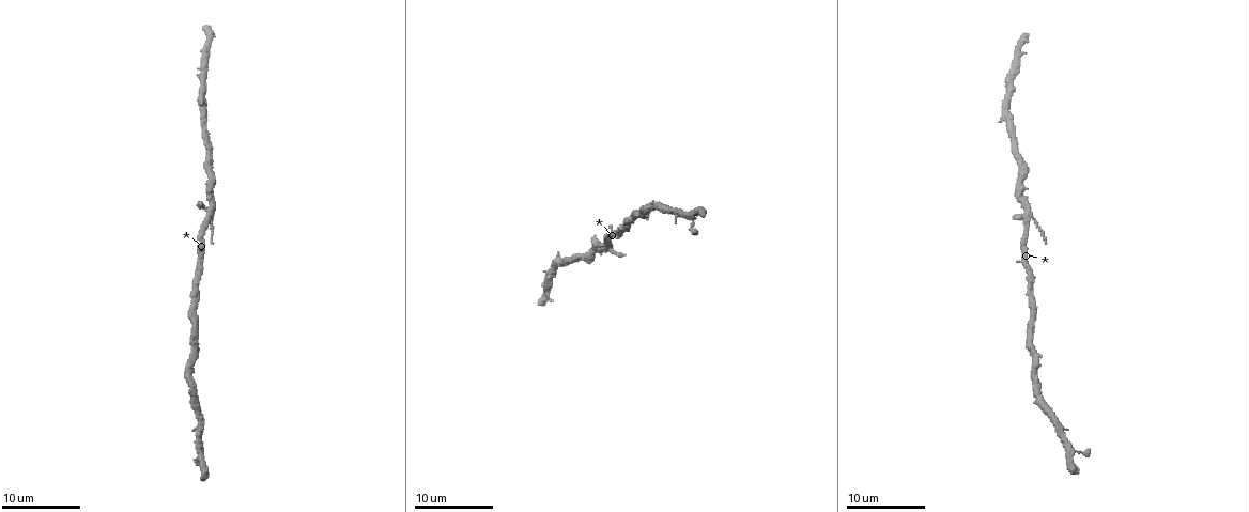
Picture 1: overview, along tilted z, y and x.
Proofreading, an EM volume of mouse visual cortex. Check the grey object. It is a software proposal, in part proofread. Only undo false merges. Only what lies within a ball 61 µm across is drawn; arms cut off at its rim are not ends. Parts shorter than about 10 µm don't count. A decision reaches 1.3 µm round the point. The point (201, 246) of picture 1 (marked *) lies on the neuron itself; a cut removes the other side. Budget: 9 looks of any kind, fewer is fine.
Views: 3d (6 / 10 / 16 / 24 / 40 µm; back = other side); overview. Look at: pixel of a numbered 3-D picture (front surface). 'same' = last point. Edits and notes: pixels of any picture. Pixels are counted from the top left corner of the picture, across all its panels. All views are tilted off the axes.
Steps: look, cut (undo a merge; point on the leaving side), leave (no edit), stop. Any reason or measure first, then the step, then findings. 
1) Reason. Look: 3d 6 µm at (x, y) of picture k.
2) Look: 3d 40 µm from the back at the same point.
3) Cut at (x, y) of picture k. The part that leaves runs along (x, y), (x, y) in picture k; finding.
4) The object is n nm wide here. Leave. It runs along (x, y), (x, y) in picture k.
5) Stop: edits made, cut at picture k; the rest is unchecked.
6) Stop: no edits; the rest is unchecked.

A narrow waist. Look: 3d 10 µm at (204, 108) of picture 1.

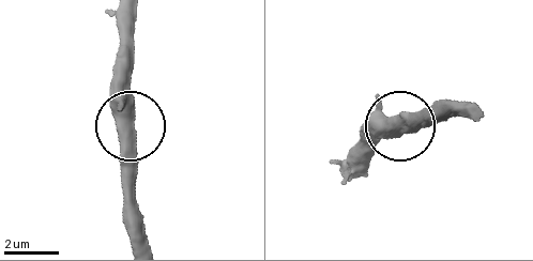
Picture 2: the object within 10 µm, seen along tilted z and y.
Look: 3d 10 µm from the back at (132, 131) of picture 2.

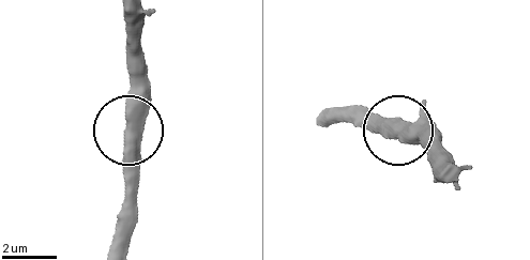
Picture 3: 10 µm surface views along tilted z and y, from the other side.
The object is 470 nm wide here. Leave. It runs along (117, 242), (134, 63) in picture 3; all the same neuron.

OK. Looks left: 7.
Thin neck. Look: 3d 10 µm at (1023, 198) of picture 1.

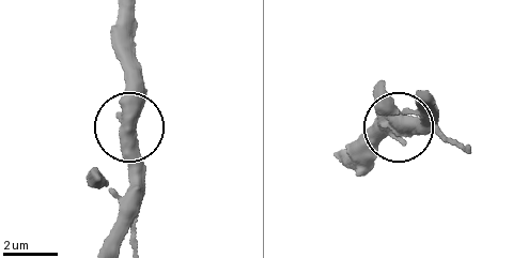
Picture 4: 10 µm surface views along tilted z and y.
Look: 3d 6 µm at (399, 127) of picture 4.

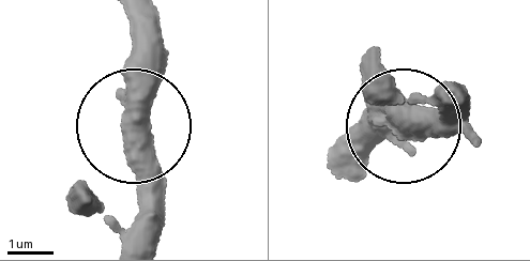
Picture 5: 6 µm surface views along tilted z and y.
Leave. All the same neuron.

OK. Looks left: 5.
Sudden change in width. Look: 3d 10 µm at (208, 154) of picture 1.

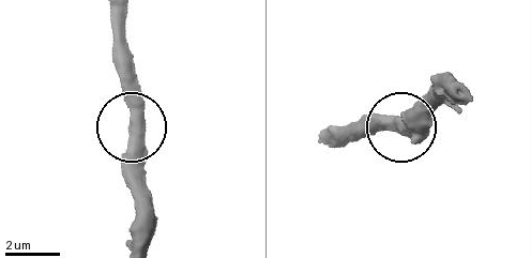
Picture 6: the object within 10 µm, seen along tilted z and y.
Look: 3d 6 µm at (139, 119) of picture 6.

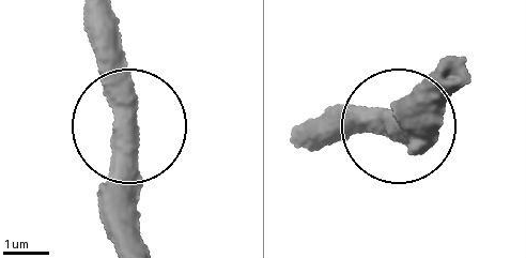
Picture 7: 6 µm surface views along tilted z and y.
Leave. It runs along (133, 237), (133, 149), (107, 27) in picture 7; one neuron here.

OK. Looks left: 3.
A narrow waist. Look: 3d 6 µm at (1036, 359) of picture 1.

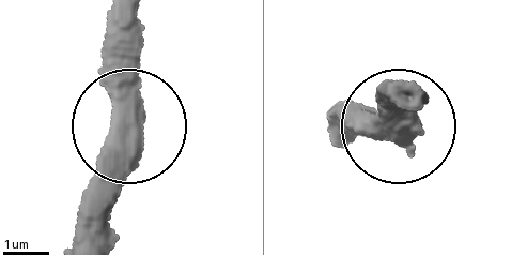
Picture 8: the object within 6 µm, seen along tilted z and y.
Leave. It runs along (126, 11), (129, 161), (108, 242) in picture 8; all the same neuron.

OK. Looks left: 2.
Stop: no edits; the rest is unchecked.

